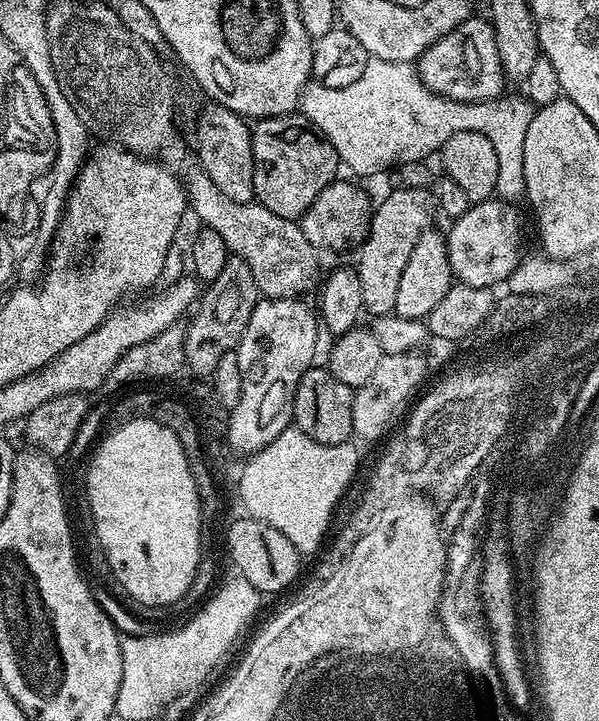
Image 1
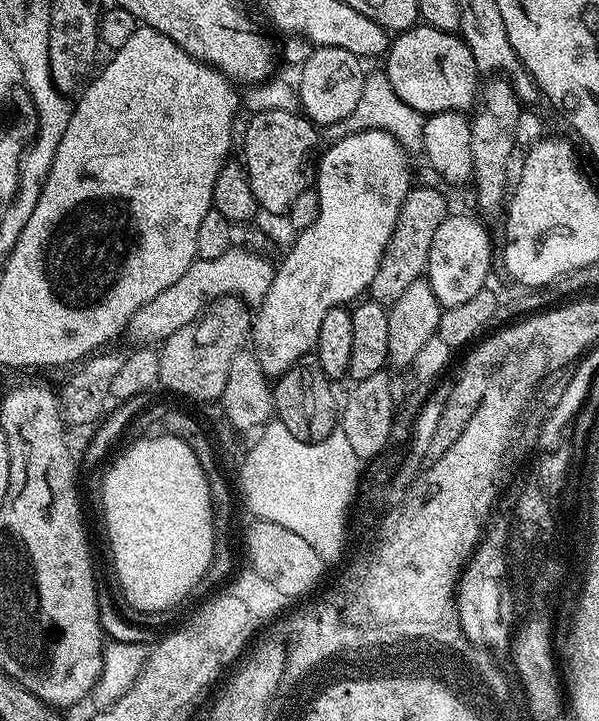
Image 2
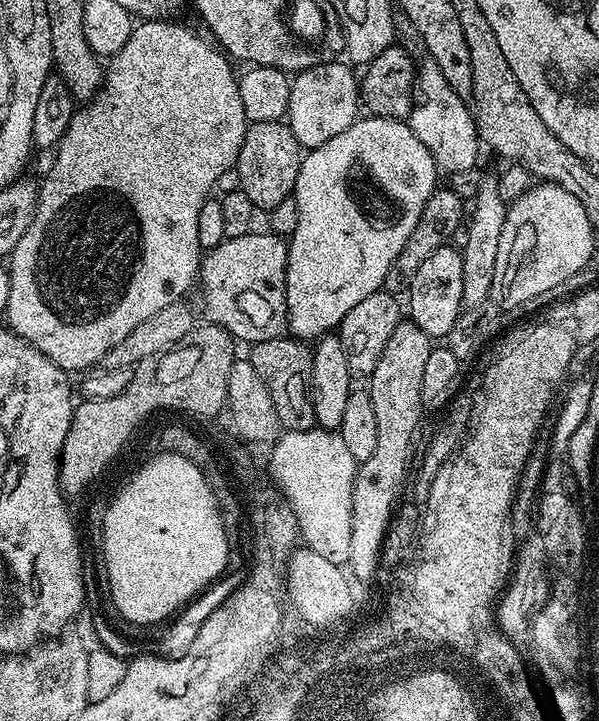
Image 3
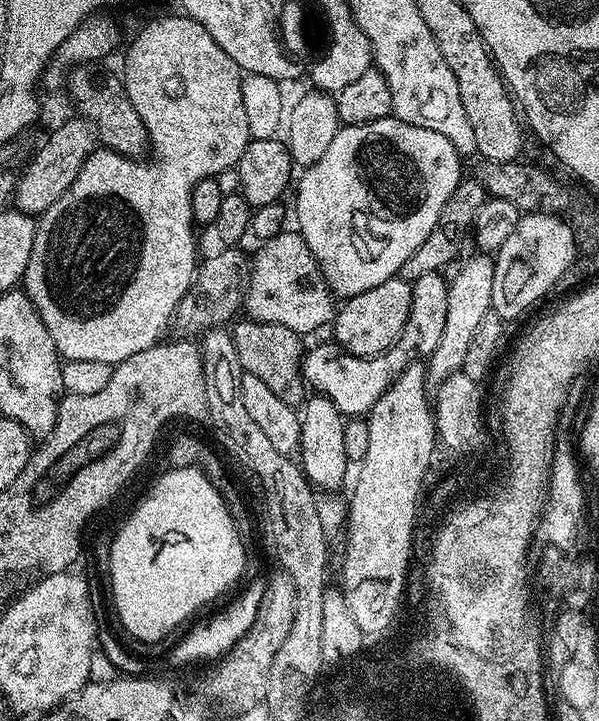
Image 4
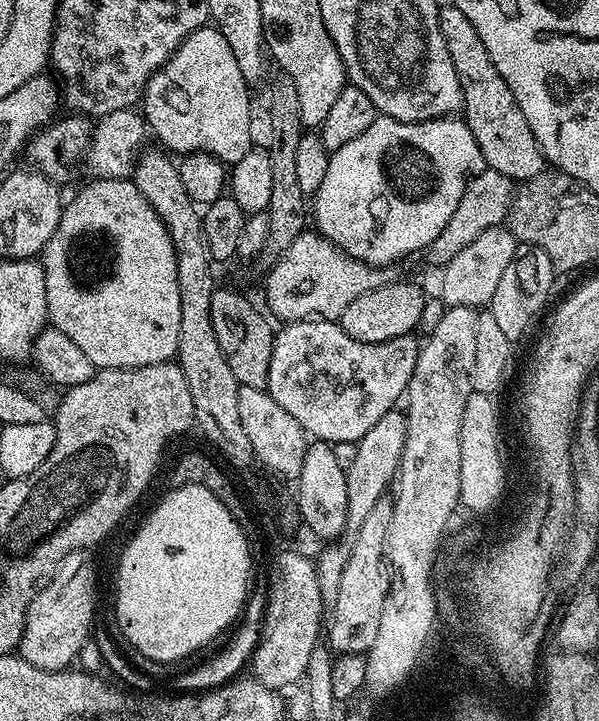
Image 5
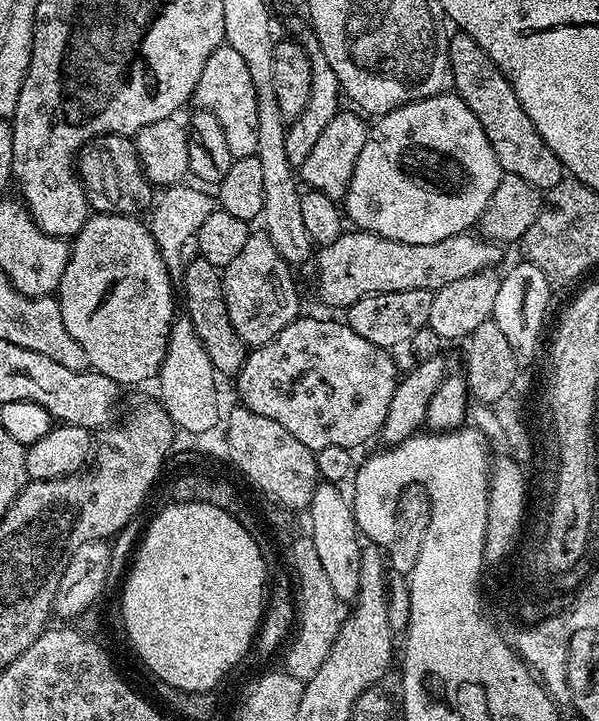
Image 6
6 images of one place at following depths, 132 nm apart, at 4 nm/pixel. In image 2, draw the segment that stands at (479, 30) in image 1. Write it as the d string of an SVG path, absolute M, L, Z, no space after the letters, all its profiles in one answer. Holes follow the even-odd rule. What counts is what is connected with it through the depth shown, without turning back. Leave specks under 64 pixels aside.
M423 22L417 23L416 27L399 33L389 43L384 62L382 72L387 76L394 93L402 103L423 114L433 112L467 113L478 99L478 87L476 88L478 69L474 62L474 54L470 54L468 43L459 35L442 32Z

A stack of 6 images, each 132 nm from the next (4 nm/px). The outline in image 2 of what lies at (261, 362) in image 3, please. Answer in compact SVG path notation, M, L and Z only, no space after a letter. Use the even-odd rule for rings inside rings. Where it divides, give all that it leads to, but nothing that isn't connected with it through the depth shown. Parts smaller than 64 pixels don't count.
M305 358L281 376L275 377L272 389L272 407L275 419L294 438L302 442L322 442L338 428L338 396L332 393L333 381L329 380L315 359Z

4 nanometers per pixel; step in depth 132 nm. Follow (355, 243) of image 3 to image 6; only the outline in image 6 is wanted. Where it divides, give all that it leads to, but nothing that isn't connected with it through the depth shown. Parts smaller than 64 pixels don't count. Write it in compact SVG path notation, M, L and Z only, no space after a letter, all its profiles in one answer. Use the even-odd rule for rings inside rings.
M455 94L431 96L387 112L371 125L366 146L358 154L348 193L342 197L342 208L359 231L373 232L394 242L442 242L442 238L467 233L471 229L468 227L479 221L494 190L498 190L501 175L494 146L490 146L482 122L470 114L470 106Z

